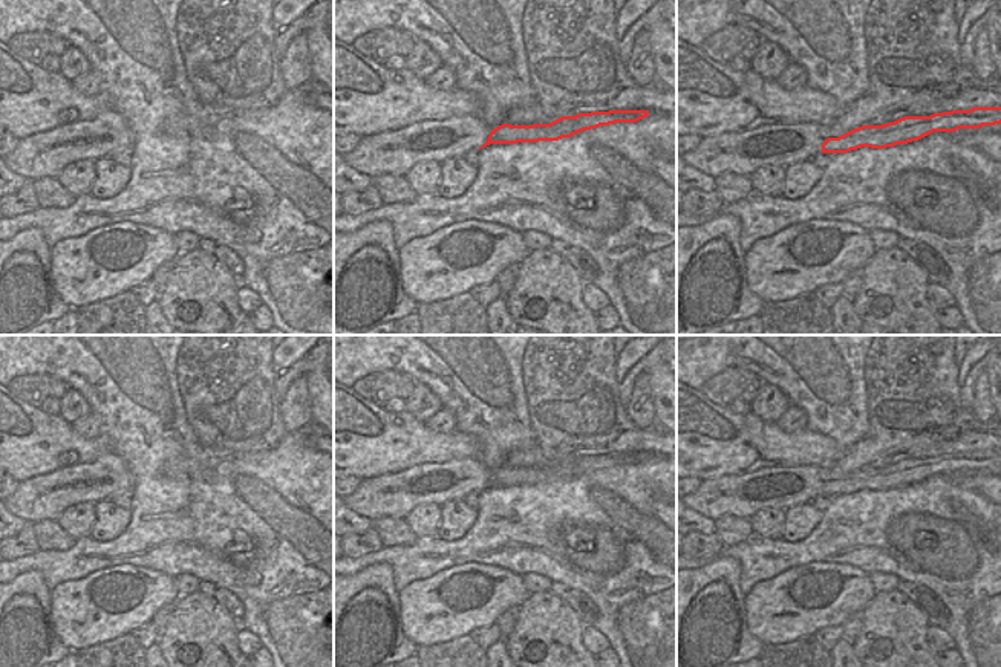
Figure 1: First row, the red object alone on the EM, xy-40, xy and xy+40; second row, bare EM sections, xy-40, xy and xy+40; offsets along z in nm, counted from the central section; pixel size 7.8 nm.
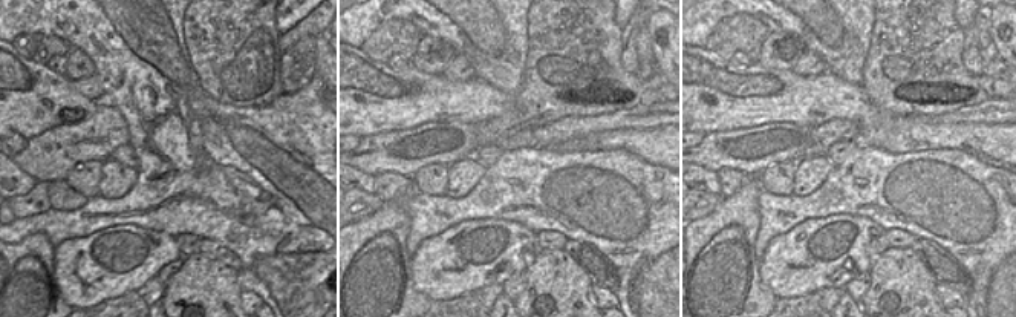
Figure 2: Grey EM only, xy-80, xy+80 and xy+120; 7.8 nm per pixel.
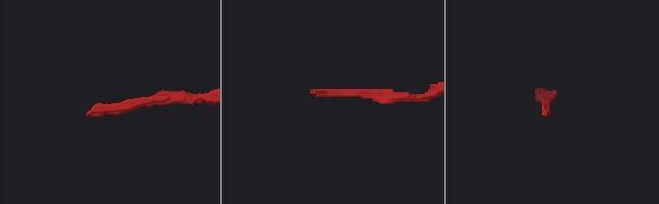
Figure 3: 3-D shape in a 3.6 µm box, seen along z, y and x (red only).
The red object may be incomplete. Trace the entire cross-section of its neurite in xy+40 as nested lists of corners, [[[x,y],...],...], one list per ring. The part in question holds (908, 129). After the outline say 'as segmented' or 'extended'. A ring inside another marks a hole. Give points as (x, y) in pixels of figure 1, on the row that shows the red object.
[[[973,107],[970,110],[952,110],[931,116],[905,116],[882,125],[862,125],[842,135],[831,122],[807,124],[762,124],[747,132],[727,132],[719,136],[701,138],[699,145],[681,155],[681,159],[698,171],[716,177],[722,173],[735,173],[748,177],[764,165],[788,167],[808,161],[816,153],[848,153],[862,147],[886,148],[897,144],[918,141],[934,132],[957,132],[958,129],[980,129],[1001,124],[1001,107]]]; extended

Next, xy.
[[[609,110],[562,116],[549,124],[490,129],[479,116],[456,116],[441,122],[426,119],[406,129],[363,136],[357,147],[340,155],[358,173],[377,179],[383,174],[404,177],[419,162],[462,159],[473,148],[490,144],[559,141],[583,130],[615,122],[637,122],[649,110]]]; extended

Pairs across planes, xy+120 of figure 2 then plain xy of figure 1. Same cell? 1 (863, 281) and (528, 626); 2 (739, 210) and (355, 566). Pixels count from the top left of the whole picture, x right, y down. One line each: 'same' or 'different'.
1: different
2: different

